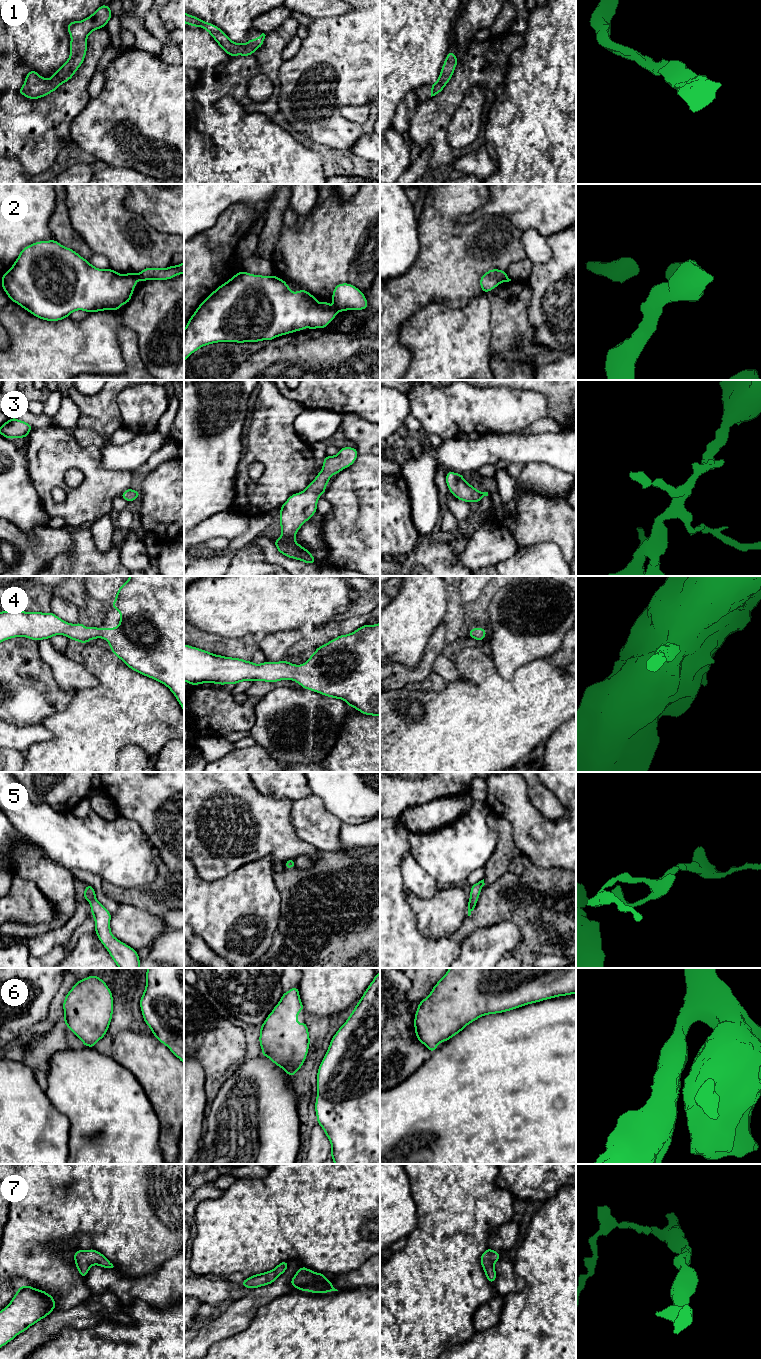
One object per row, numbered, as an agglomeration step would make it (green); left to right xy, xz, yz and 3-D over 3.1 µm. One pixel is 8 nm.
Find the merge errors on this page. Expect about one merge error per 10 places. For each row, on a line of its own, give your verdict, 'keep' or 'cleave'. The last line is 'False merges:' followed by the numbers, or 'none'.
1: keep
2: cleave
3: keep
4: keep
5: keep
6: keep
7: keep
False merges: 2

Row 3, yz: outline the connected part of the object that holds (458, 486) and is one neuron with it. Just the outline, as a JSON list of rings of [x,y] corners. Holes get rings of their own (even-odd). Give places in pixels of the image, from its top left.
[[[449,471],[446,473],[446,485],[449,491],[459,500],[471,503],[473,501],[480,503],[488,492],[481,492],[470,485],[462,474]]]

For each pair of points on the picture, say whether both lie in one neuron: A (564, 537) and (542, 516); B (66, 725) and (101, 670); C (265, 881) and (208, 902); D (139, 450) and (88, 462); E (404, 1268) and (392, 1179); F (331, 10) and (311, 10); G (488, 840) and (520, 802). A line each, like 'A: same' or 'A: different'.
A: same
B: same
C: same
D: different
E: different
F: same
G: different

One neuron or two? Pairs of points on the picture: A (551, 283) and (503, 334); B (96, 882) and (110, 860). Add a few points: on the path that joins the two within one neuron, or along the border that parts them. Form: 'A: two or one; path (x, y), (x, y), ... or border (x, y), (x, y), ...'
A: two; border (528, 283), (531, 289), (528, 320), (534, 330)
B: two; border (78, 868), (97, 874), (103, 879)

